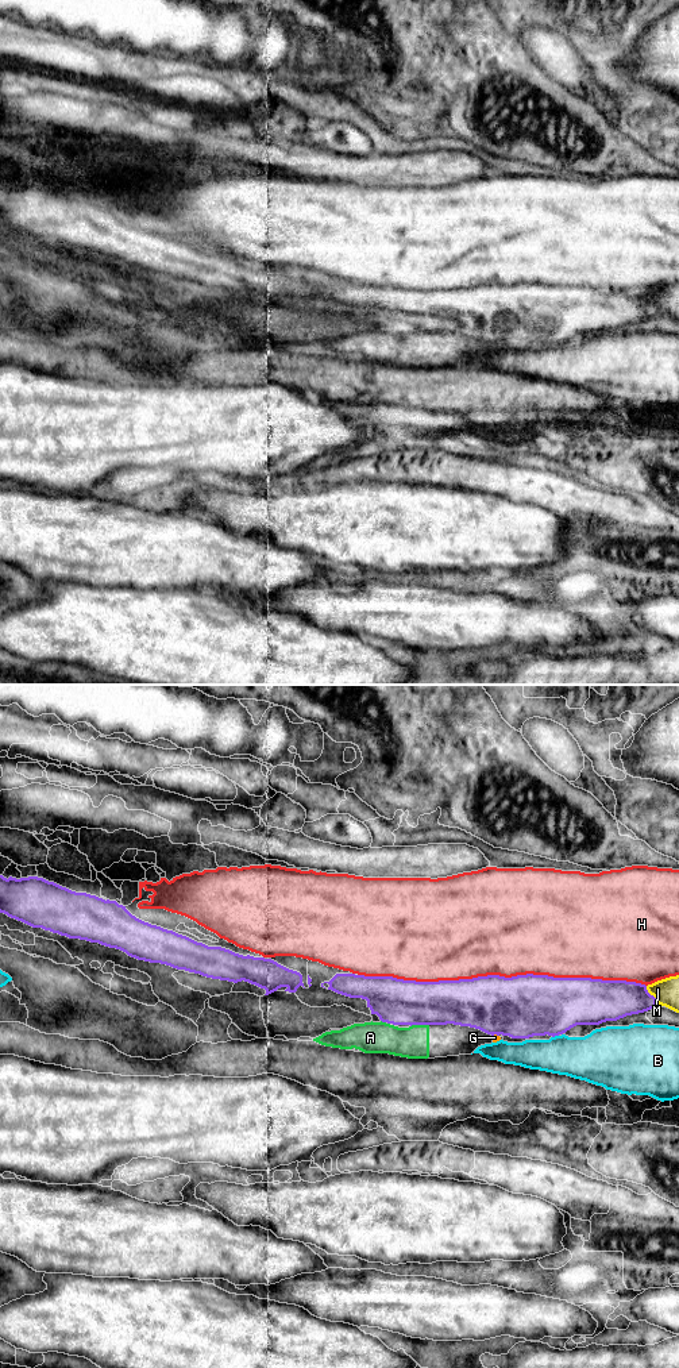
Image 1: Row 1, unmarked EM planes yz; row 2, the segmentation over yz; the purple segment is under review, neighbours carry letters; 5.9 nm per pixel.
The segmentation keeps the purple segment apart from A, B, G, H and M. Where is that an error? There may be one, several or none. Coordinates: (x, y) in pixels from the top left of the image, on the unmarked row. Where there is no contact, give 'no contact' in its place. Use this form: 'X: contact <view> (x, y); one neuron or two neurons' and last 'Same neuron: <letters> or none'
A: contact yz (419, 332); two neurons
B: contact yz (555, 343); two neurons
G: contact yz (494, 342); two neurons
H: contact yz (502, 285); two neurons
M: contact yz (652, 304); two neurons
Same neuron: none

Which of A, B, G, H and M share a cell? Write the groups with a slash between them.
A G / B / H / M

